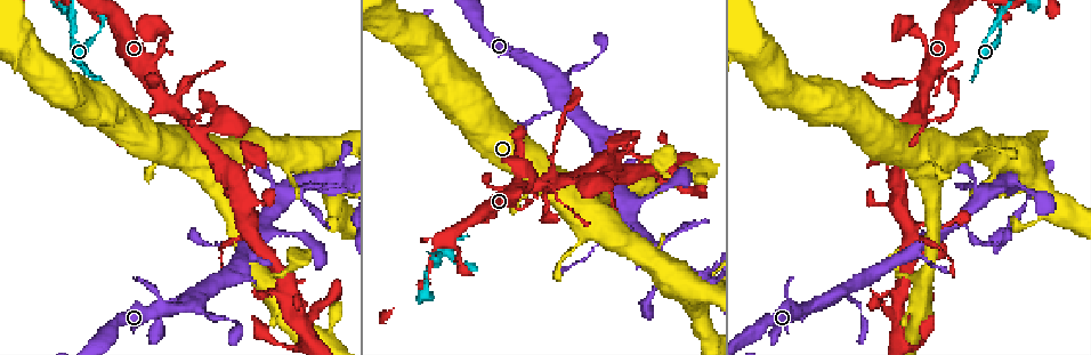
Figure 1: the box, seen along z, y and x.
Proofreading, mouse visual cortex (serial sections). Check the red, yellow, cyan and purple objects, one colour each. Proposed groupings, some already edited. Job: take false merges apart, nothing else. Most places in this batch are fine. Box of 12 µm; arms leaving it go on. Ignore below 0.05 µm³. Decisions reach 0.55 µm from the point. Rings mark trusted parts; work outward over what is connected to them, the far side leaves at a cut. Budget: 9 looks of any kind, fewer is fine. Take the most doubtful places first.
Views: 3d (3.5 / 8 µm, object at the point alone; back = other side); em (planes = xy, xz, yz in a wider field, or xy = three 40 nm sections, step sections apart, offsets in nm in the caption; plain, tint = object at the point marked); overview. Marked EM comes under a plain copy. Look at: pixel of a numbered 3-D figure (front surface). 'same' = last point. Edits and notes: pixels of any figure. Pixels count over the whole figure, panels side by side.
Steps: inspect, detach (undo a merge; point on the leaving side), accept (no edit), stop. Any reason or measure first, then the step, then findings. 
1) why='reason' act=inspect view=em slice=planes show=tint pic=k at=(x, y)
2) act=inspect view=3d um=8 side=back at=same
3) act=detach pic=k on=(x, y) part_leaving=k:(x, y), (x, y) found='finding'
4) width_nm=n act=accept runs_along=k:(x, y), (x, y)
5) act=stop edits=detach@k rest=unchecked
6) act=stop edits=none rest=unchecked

why='narrows sharply' act=inspect view=3d um=8 side=back pic=1 at=(69, 14)

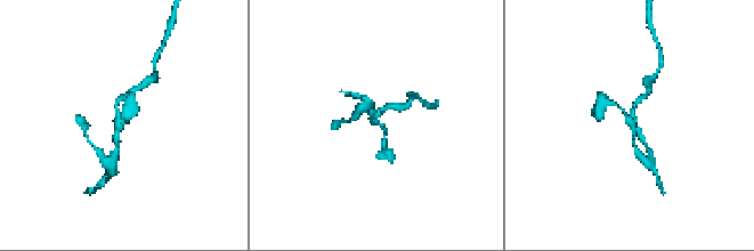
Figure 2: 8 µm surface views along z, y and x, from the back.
arms=3 arm_widths_nm=100,150,200 act=inspect view=em slice=xy step=1 show=tint pic=2 at=(119, 122)

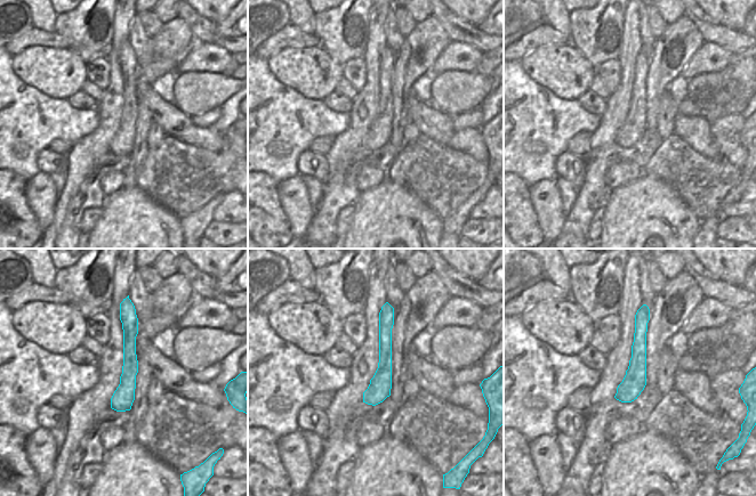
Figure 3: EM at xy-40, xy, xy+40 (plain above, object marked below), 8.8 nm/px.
act=accept found='one cell here'

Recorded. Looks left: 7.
why='thick turns thin' act=inspect view=3d um=3.5 pic=1 at=(183, 122)

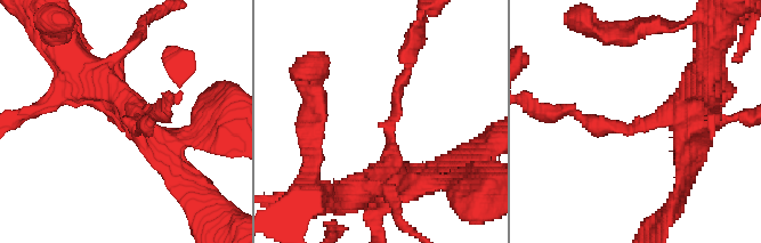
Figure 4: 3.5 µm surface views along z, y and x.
arm_widths_nm=200,350 act=inspect view=em slice=xy step=5 show=tint pic=4 at=(136, 121)

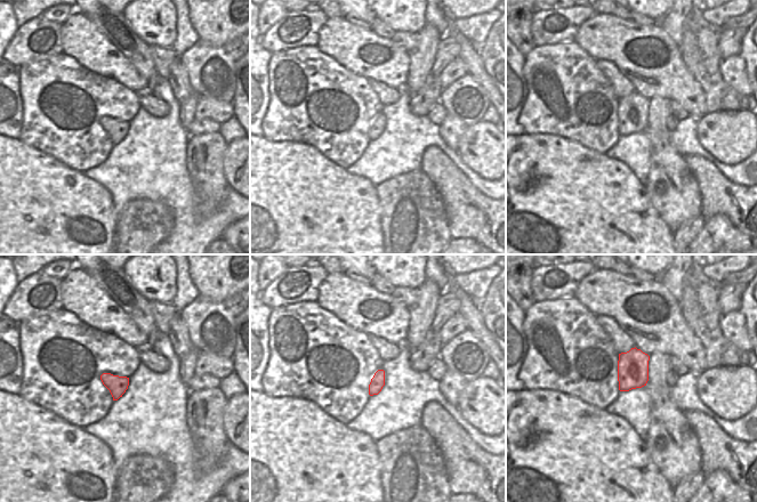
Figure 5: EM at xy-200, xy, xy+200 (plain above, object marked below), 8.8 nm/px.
act=accept runs_along=4:(362, 187), (390, 164), (397, 82), (407, 71) found='continuous, no second cell'

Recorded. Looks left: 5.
why='abrupt turn' act=inspect view=3d um=3.5 pic=1 at=(206, 104)

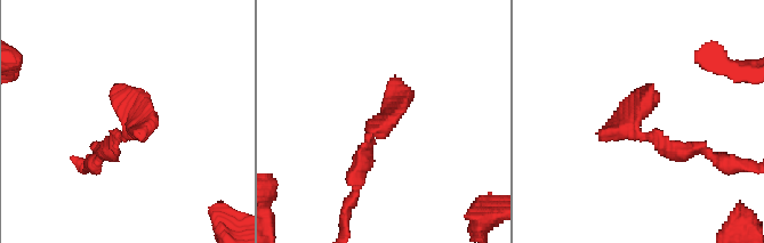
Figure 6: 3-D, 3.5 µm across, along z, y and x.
act=inspect view=em slice=xy step=3 show=tint pic=6 at=(131, 126)

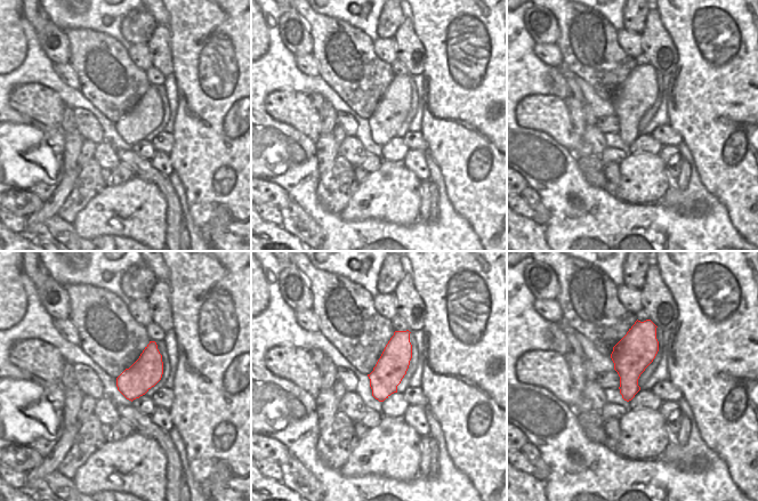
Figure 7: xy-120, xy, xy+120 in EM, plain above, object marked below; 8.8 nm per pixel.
why='cut it another way' act=inspect view=em slice=planes show=tint at=same

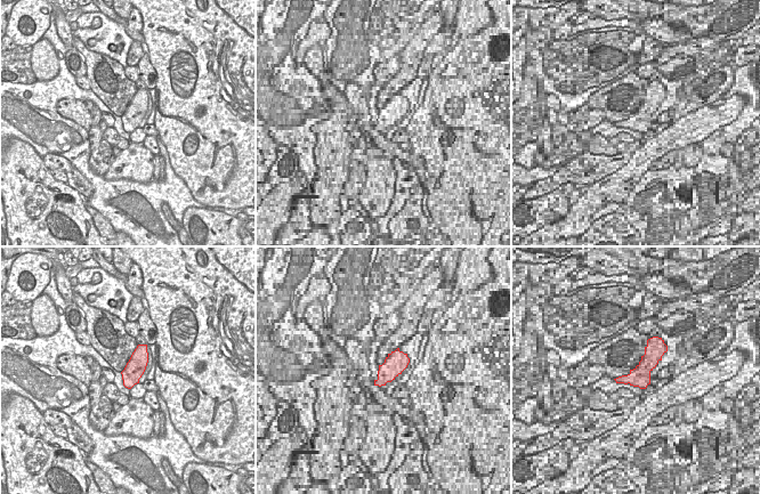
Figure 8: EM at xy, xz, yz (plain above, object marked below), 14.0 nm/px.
act=accept runs_along=6:(688, 148), (632, 124), (650, 86) found='one cell here'

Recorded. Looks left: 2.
why='abrupt turn' act=inspect view=3d um=8 pic=1 at=(614, 147)

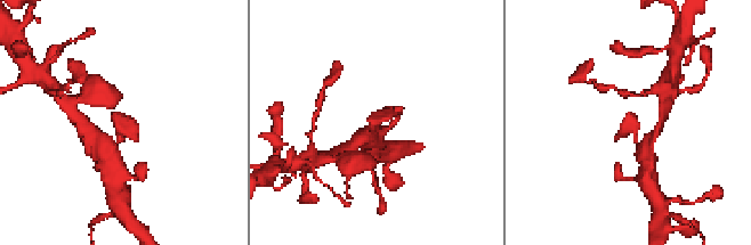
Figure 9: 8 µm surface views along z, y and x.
act=inspect view=3d um=3.5 pic=9 at=(118, 128)

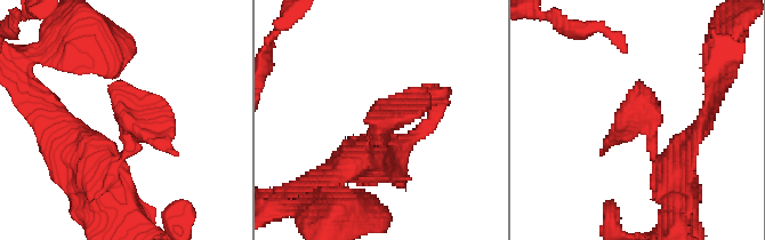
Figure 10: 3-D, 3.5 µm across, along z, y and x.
act=accept runs_along=10:(357, 161), (435, 85) found='continuous, no second cell'

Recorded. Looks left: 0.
act=stop edits=none rest=unchecked

